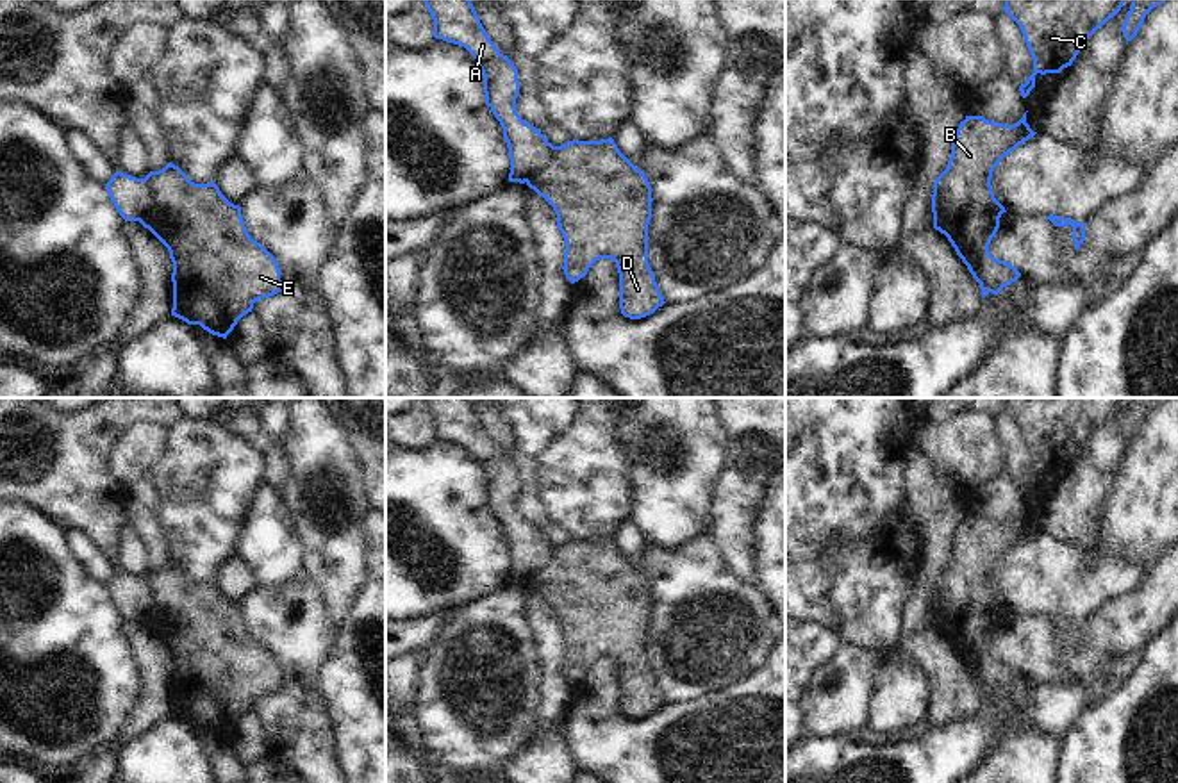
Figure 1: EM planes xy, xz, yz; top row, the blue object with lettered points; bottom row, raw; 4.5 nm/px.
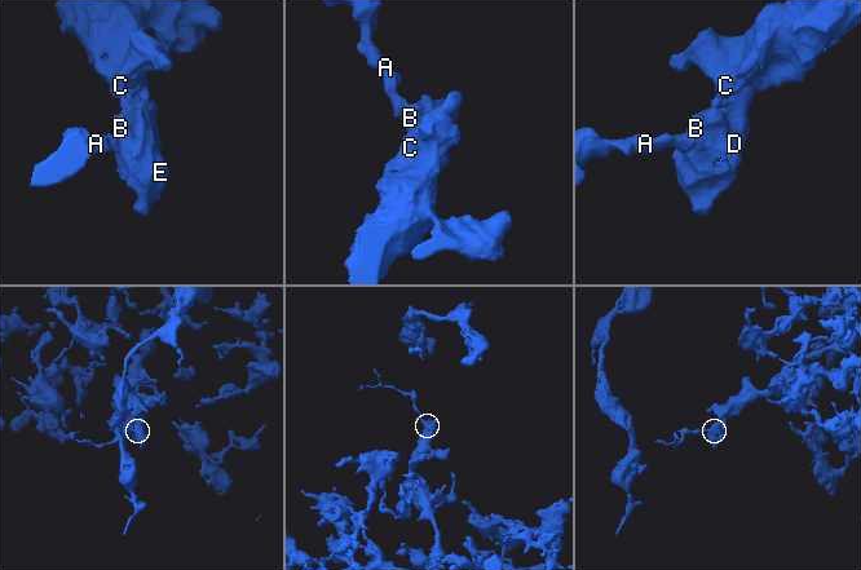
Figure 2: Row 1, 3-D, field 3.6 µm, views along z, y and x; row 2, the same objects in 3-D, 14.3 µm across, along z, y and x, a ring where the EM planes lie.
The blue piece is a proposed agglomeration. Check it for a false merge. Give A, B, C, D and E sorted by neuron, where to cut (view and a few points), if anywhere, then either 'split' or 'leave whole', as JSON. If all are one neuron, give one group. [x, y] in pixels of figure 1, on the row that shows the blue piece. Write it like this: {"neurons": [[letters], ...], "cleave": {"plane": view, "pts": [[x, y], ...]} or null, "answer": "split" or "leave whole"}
{"neurons": [["A"], ["B", "C", "D", "E"]], "cleave": {"plane": "xy", "pts": [[145, 179], [150, 189], [150, 207], [140, 222]]}, "answer": "split"}

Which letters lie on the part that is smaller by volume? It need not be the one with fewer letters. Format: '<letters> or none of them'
A

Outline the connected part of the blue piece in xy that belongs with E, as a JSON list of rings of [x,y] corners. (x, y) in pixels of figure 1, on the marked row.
[[[171,162],[159,171],[150,171],[145,180],[152,196],[141,225],[170,251],[173,262],[171,316],[227,339],[237,321],[252,312],[255,301],[280,291],[277,259],[250,237],[241,207],[230,203],[214,182],[195,184]]]

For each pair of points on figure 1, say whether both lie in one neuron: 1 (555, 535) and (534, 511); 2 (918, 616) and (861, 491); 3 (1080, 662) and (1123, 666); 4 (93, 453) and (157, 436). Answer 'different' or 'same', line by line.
1: different
2: different
3: different
4: different

